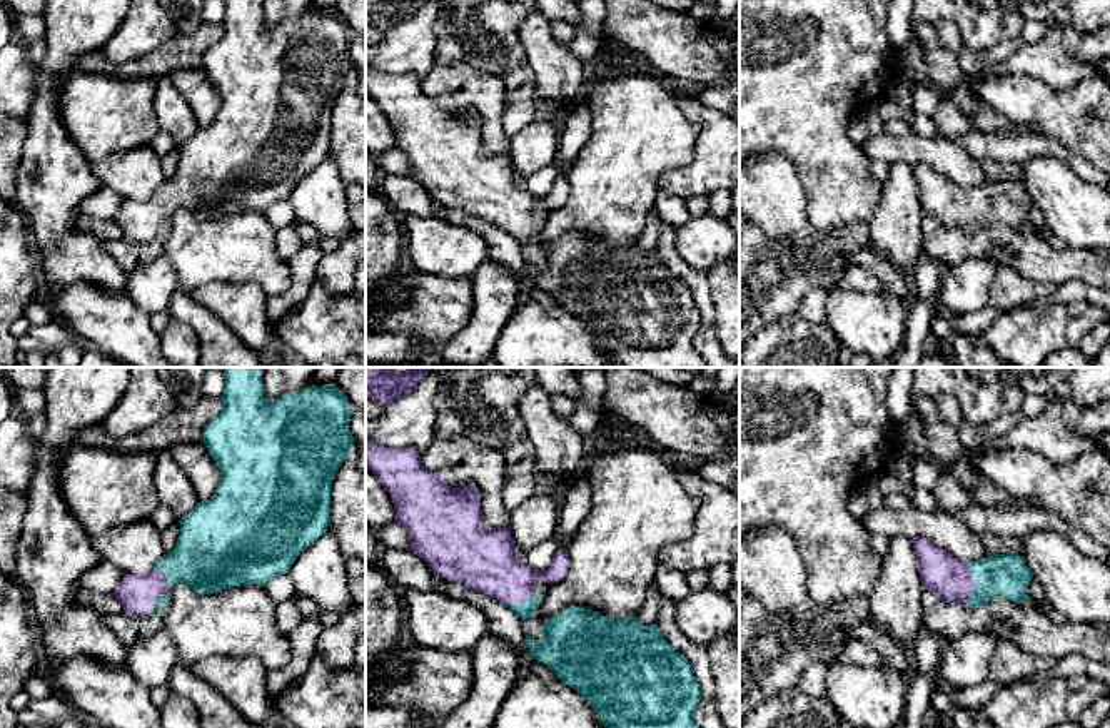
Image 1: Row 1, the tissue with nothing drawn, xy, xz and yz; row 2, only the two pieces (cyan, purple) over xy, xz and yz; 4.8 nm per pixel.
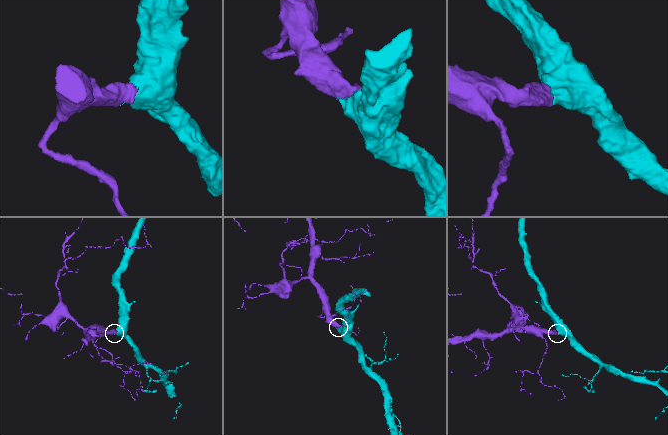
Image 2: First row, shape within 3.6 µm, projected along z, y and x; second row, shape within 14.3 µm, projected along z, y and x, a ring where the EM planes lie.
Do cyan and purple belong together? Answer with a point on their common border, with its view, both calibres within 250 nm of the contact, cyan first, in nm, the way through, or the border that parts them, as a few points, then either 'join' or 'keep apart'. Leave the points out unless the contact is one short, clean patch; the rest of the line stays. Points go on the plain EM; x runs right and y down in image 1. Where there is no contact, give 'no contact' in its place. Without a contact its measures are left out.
xy (167, 219) | 320/180 nm | across xy (206, 184), (191, 187), (167, 219), (137, 221) | join

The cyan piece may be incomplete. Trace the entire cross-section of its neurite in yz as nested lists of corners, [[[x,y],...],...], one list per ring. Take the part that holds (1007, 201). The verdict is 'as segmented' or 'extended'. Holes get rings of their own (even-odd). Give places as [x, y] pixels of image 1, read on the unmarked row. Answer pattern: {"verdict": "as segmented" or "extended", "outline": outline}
{"verdict": "extended", "outline": [[[913,164],[911,169],[920,209],[941,229],[963,229],[976,235],[993,222],[1015,229],[1028,225],[1027,217],[1033,200],[1018,179],[966,189],[926,164]]]}

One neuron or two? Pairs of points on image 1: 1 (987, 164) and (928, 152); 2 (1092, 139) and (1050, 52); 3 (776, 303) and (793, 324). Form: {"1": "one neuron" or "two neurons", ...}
{"1": "two neurons", "2": "two neurons", "3": "two neurons"}

